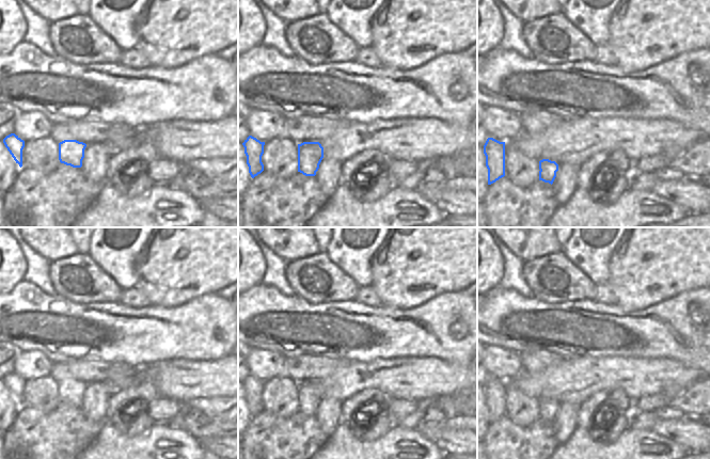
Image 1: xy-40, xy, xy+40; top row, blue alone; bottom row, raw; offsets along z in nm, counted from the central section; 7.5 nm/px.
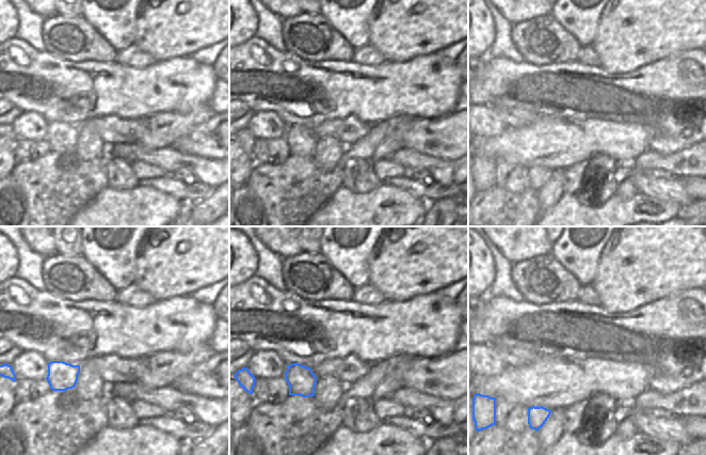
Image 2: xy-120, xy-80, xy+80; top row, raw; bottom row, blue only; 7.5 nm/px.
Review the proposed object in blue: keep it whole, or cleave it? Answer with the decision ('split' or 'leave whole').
split

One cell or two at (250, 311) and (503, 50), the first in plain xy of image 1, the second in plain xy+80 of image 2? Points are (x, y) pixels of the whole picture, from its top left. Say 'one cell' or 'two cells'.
two cells

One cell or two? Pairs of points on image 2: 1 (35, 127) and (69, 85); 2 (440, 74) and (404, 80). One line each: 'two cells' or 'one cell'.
1: two cells
2: one cell

